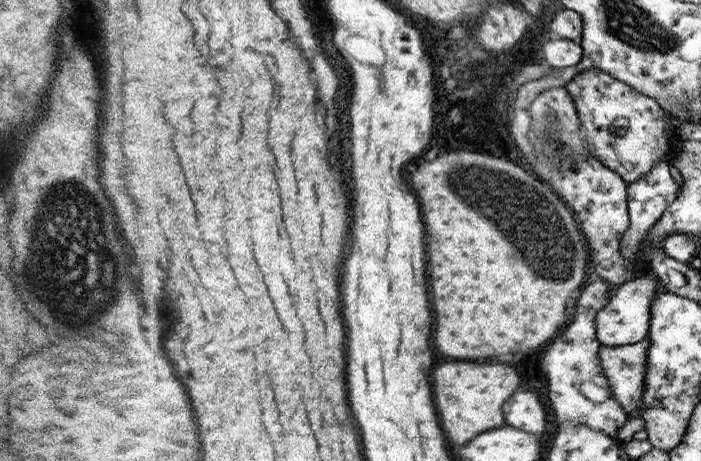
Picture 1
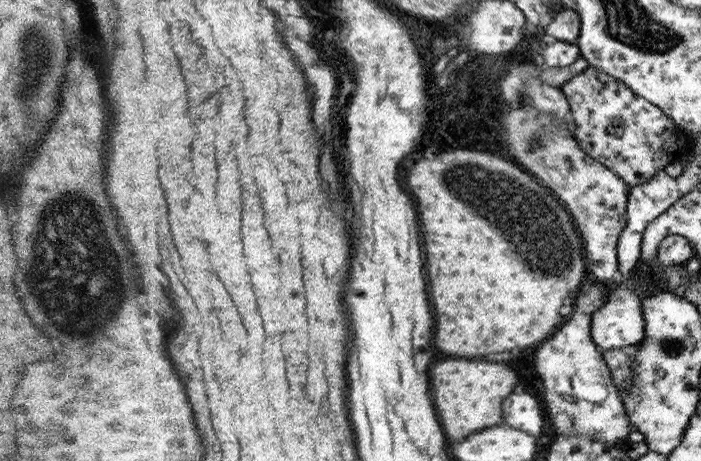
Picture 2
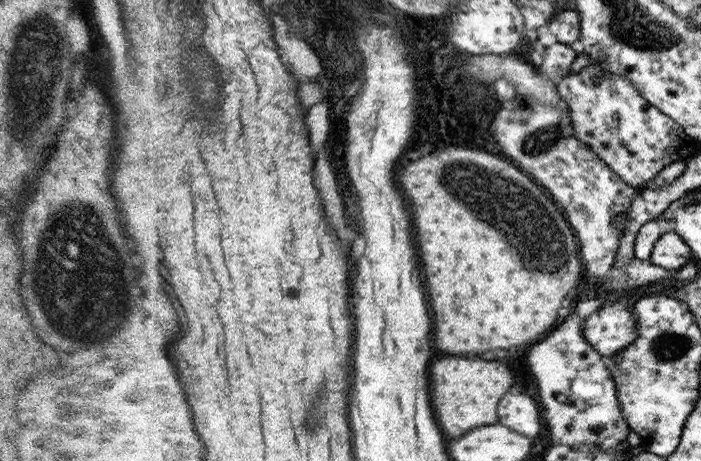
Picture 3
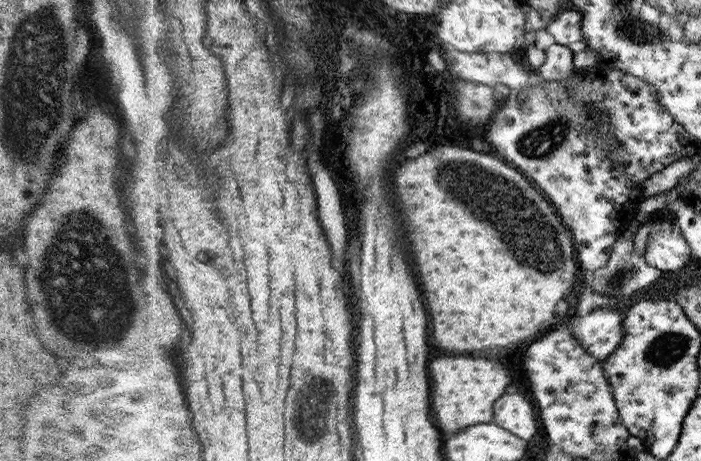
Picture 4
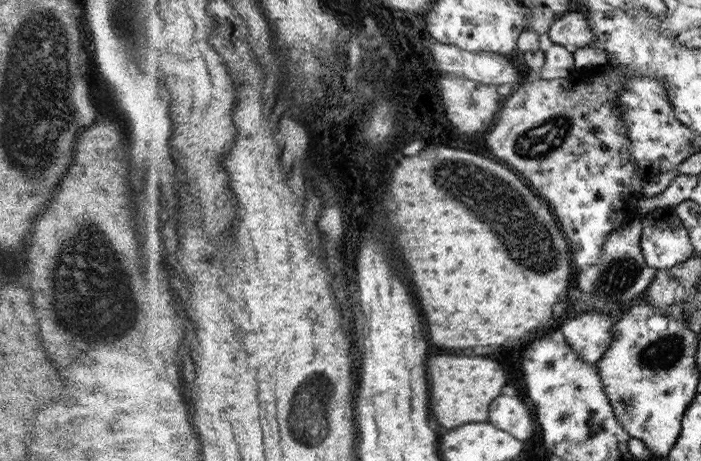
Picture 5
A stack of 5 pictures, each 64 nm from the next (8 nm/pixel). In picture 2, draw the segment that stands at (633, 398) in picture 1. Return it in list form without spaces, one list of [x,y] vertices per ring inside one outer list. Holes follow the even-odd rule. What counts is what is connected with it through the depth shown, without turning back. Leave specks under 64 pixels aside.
[[[638,345],[617,348],[616,350],[602,351],[602,358],[611,370],[611,377],[619,388],[620,394],[633,383],[631,380],[631,364],[634,364],[634,356]]]

